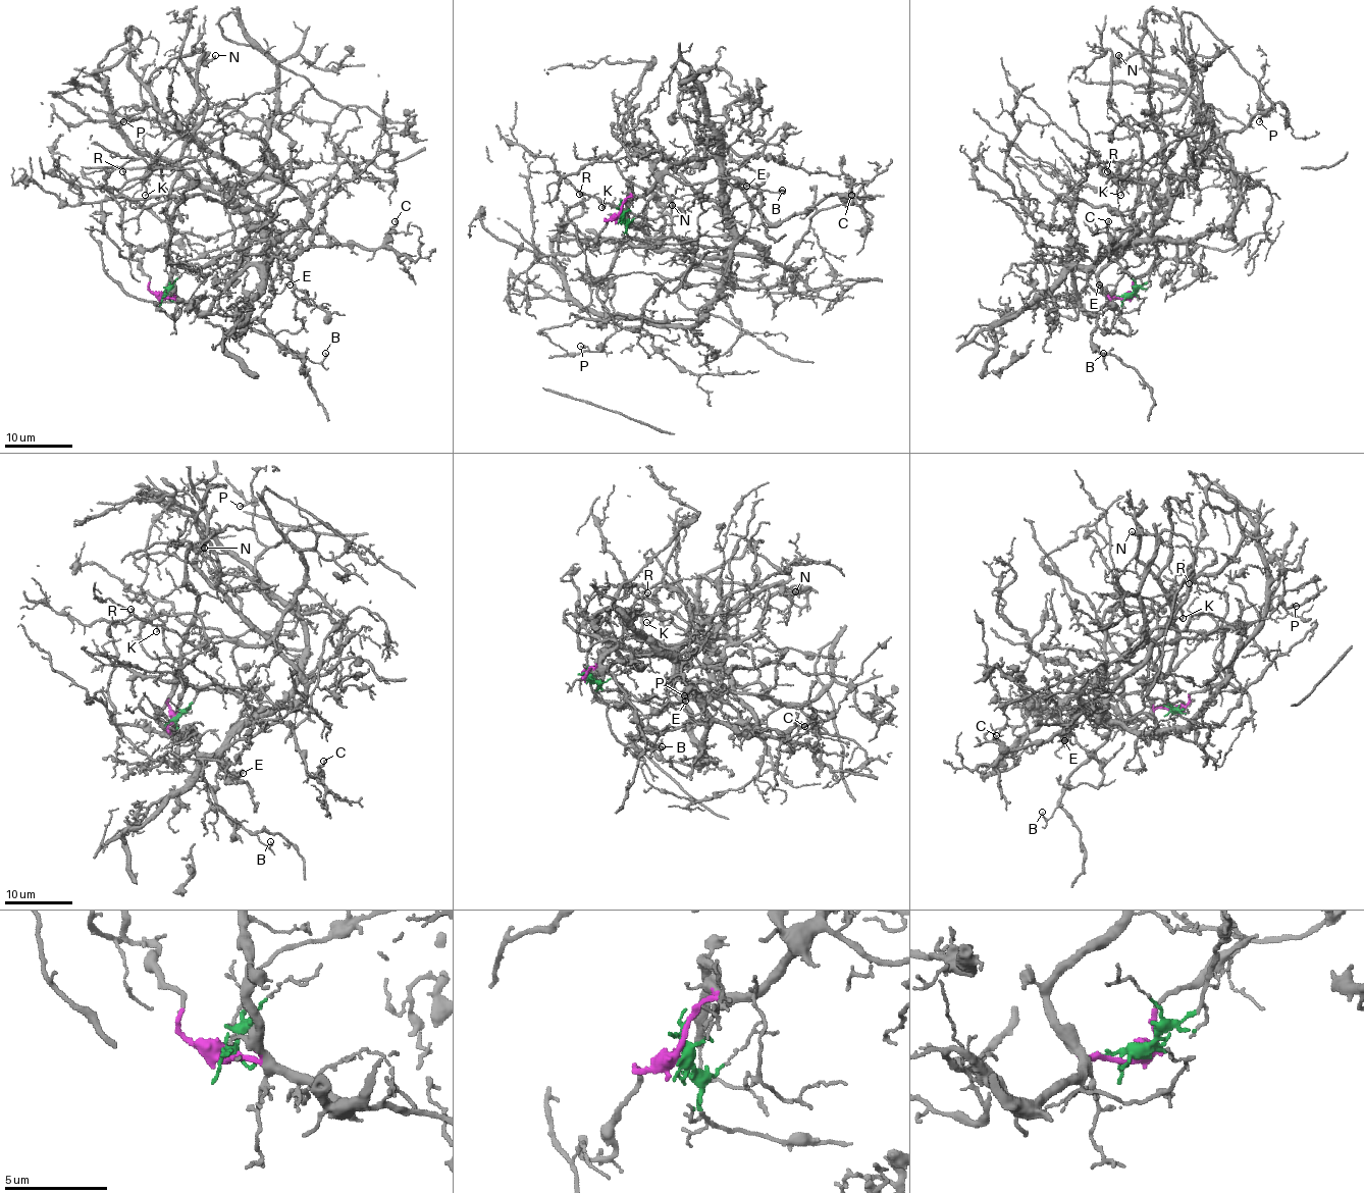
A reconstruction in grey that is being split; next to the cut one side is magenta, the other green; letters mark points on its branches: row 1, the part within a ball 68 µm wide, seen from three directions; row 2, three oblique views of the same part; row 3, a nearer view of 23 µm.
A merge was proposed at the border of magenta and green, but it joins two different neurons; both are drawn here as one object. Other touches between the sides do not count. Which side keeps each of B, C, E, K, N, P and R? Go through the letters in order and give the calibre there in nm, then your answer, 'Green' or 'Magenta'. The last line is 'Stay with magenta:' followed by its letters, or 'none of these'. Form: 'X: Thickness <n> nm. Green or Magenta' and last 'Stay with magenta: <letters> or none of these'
B: Thickness 150 nm. Magenta
C: Thickness 140 nm. Magenta
E: Thickness 140 nm. Magenta
K: Thickness 90 nm. Green
N: Thickness 140 nm. Magenta
P: Thickness 150 nm. Green
R: Thickness 130 nm. Green
Stay with magenta: B, C, E, N

